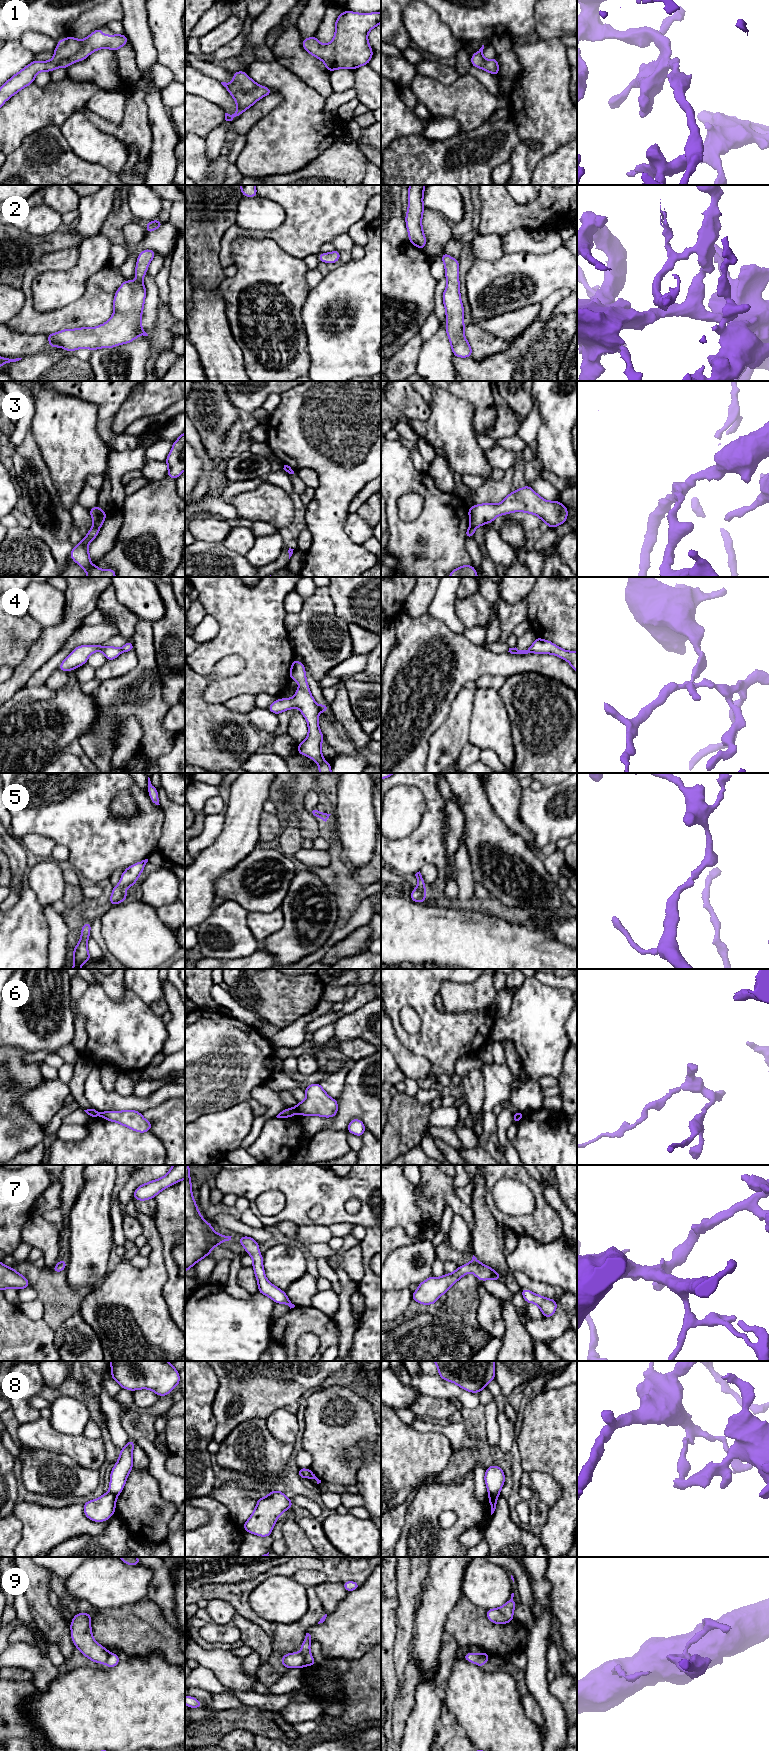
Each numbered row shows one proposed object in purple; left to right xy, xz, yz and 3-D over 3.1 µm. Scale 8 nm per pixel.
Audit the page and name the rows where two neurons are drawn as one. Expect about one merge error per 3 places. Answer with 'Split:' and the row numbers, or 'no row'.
Split: 3, 4, 6, 8, 9

